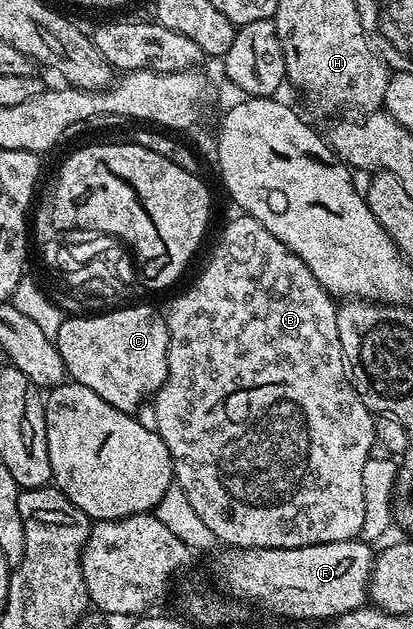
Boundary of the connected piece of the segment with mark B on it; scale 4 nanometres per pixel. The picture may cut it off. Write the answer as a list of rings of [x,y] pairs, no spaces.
[[[241,214],[238,217],[238,220],[231,221],[222,230],[221,241],[218,242],[217,249],[214,250],[213,257],[209,260],[209,265],[202,270],[201,277],[182,296],[174,298],[173,305],[170,306],[169,312],[167,311],[165,316],[165,325],[169,331],[169,349],[167,350],[169,373],[163,382],[163,386],[155,394],[155,401],[157,400],[157,424],[155,423],[155,430],[163,438],[163,442],[173,459],[173,475],[176,487],[185,491],[187,502],[191,502],[191,506],[195,506],[195,514],[199,514],[199,518],[203,518],[203,523],[207,525],[207,530],[211,530],[211,534],[215,534],[218,541],[222,545],[225,543],[225,546],[232,546],[234,548],[302,548],[312,544],[326,544],[327,542],[343,542],[344,540],[358,539],[361,536],[363,514],[365,513],[363,466],[371,458],[371,453],[374,451],[372,448],[375,448],[375,437],[373,435],[375,416],[371,409],[361,401],[361,395],[353,389],[353,384],[349,380],[345,355],[341,349],[339,330],[337,329],[338,305],[335,303],[334,297],[330,296],[329,291],[321,285],[319,278],[315,278],[315,274],[311,274],[311,270],[307,270],[307,262],[303,262],[303,258],[299,258],[286,244],[279,242],[279,238],[275,238],[275,234],[271,234],[271,230],[267,230],[267,226],[263,226],[256,218],[248,214]]]

